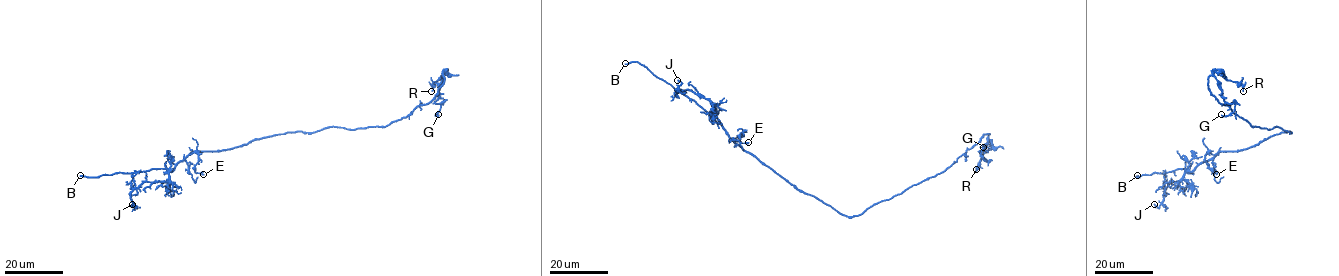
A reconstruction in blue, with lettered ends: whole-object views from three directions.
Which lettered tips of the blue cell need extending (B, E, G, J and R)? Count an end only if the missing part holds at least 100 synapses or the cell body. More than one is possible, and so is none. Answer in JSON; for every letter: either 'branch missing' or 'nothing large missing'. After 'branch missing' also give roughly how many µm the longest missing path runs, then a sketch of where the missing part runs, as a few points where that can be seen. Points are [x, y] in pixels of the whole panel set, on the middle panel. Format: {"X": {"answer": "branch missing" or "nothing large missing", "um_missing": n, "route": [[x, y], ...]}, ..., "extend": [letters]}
{"B": {"answer": "branch missing", "um_missing": 50, "route": [[625, 63], [570, 70], [555, 82], [553, 101]]}, "E": {"answer": "nothing large missing"}, "G": {"answer": "nothing large missing"}, "J": {"answer": "nothing large missing"}, "R": {"answer": "nothing large missing"}, "extend": ["B"]}

